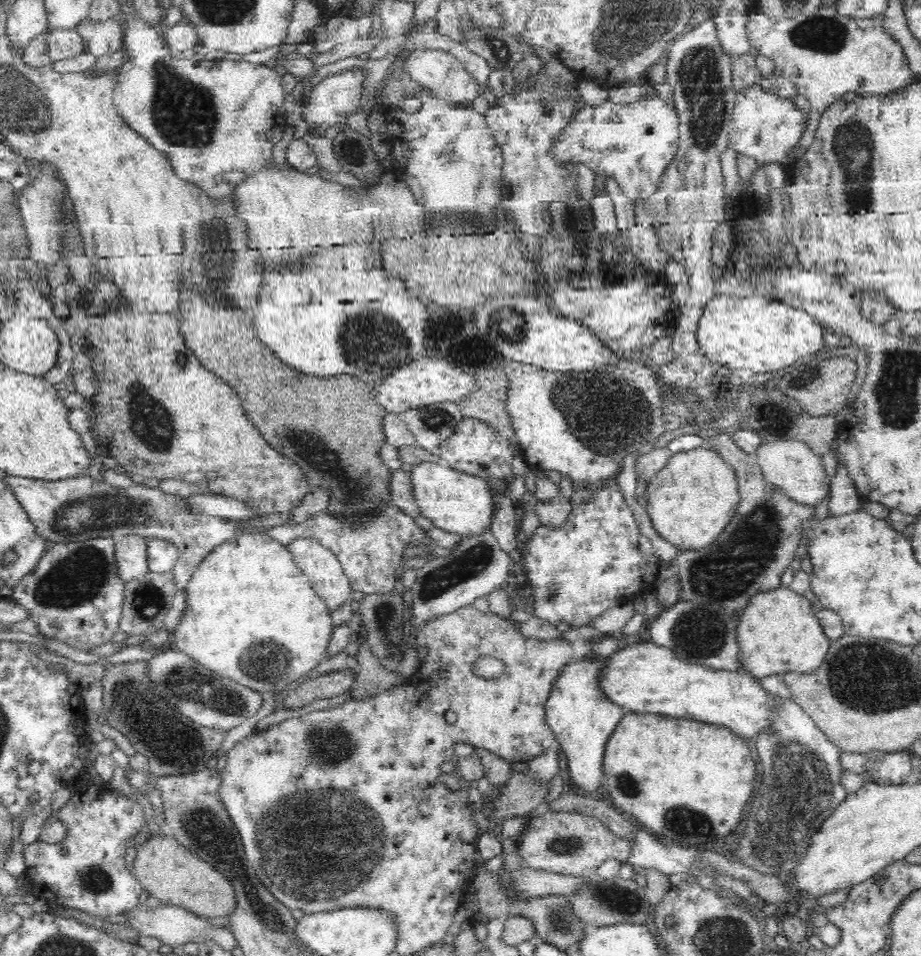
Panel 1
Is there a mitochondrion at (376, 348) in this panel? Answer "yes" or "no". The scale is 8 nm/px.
yes

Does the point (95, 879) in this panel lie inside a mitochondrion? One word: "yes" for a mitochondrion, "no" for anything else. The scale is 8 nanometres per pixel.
yes

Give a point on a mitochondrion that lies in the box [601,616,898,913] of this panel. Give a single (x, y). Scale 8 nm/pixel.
(799, 792)

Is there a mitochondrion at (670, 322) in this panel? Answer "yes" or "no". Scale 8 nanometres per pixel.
no

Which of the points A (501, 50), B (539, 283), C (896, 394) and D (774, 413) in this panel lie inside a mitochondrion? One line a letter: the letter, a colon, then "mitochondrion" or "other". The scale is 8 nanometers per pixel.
A: mitochondrion
B: other
C: mitochondrion
D: mitochondrion

